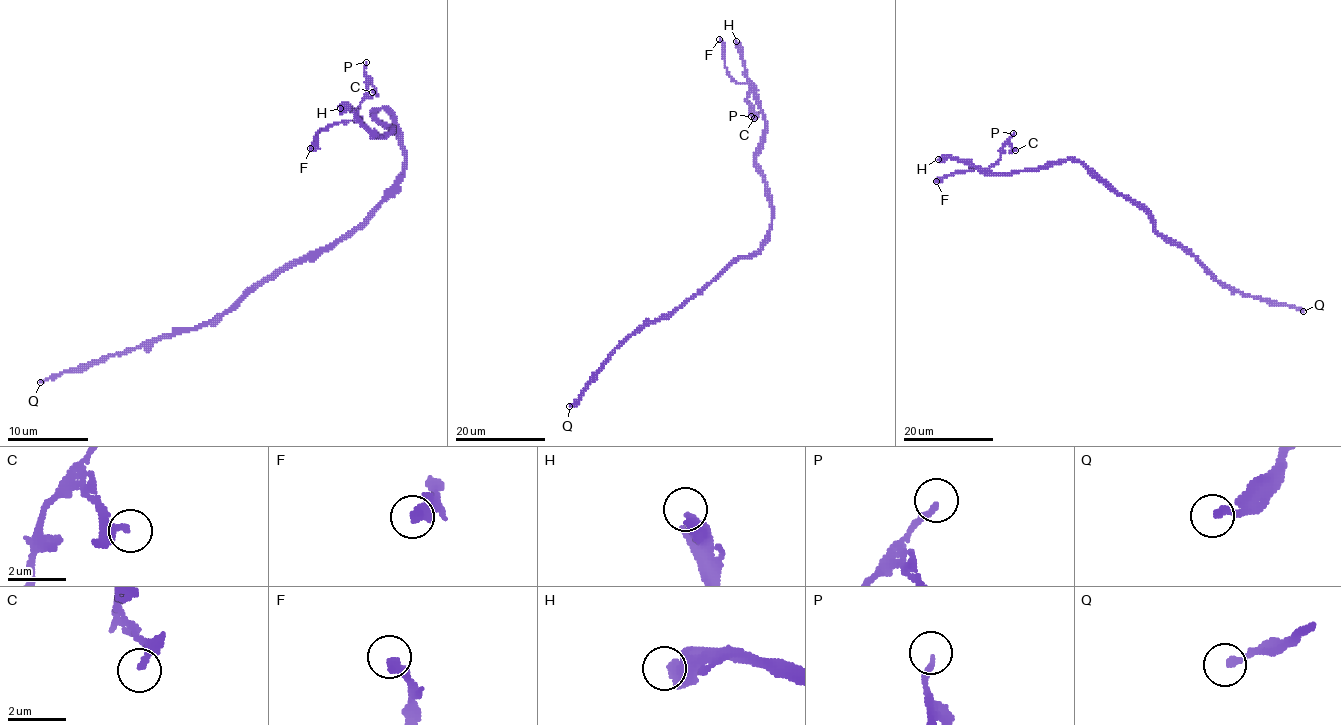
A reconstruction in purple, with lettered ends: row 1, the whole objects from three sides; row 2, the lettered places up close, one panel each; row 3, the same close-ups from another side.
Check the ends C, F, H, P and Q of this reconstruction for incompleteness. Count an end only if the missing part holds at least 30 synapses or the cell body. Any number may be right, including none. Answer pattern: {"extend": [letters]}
{"extend": ["H"]}

